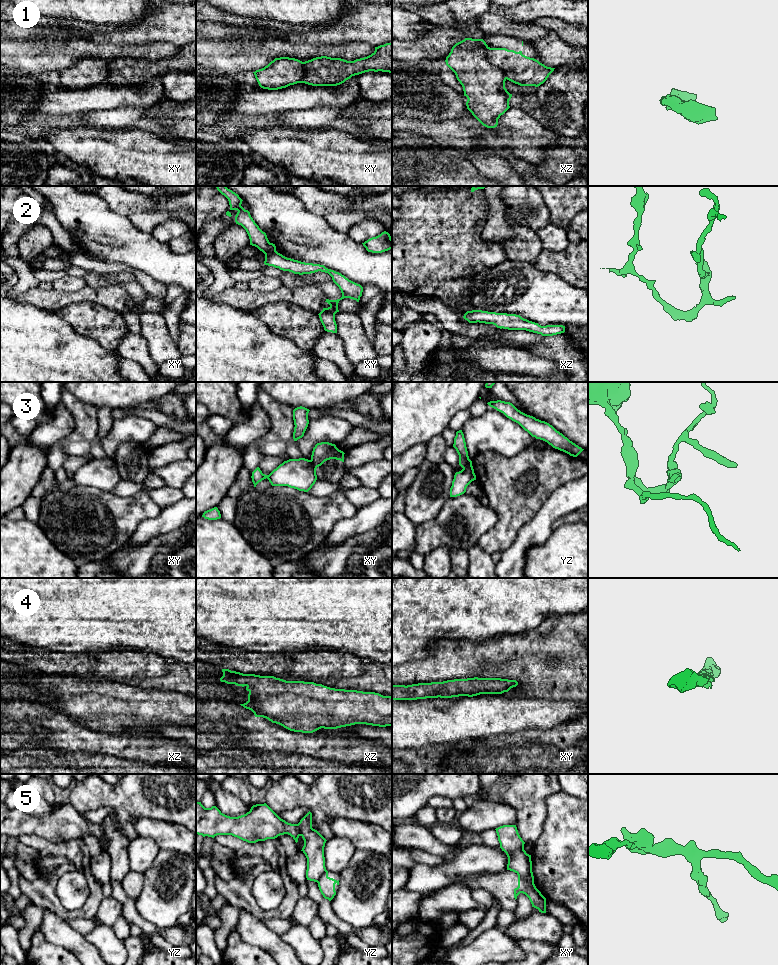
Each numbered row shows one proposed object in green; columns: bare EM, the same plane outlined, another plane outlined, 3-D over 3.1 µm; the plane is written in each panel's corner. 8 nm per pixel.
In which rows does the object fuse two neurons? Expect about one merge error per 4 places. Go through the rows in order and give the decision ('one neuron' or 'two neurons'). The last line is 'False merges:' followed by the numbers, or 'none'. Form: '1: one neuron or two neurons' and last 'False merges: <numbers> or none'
1: two neurons
2: one neuron
3: two neurons
4: one neuron
5: two neurons
False merges: 1, 3, 5

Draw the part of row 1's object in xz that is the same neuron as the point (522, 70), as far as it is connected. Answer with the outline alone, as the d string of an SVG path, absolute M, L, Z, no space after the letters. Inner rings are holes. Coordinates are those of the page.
M488 47L487 58L504 72L507 80L520 86L538 87L555 69L523 55L522 51L516 52L506 48Z

